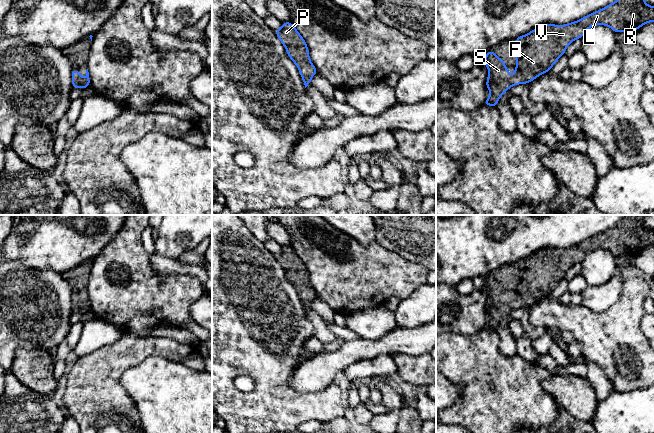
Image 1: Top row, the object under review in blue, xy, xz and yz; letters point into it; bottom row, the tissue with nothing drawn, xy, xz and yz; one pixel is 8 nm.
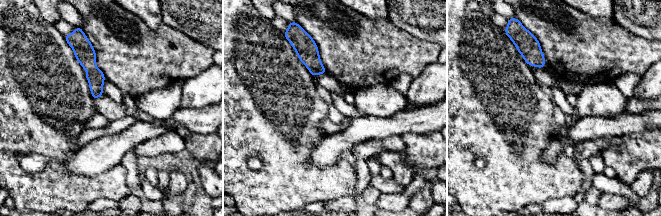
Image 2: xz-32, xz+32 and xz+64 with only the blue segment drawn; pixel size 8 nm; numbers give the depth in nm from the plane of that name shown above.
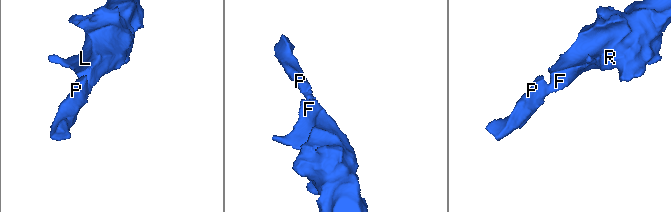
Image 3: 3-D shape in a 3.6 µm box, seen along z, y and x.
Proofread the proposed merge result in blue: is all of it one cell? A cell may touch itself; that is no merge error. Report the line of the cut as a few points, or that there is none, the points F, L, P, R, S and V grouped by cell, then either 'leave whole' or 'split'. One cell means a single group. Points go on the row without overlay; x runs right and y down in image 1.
no cut | F L P R S V | leave whole

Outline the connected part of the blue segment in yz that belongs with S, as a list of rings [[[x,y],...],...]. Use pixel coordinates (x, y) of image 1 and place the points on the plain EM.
[[[627,215],[615,226],[580,244],[566,249],[542,249],[516,262],[516,292],[512,301],[504,284],[497,281],[494,274],[486,277],[483,288],[488,291],[486,311],[491,317],[484,329],[496,331],[504,316],[512,310],[527,308],[550,296],[568,269],[581,263],[590,251],[606,249],[615,257],[635,257],[641,250],[654,245],[654,230],[646,228],[645,216]]]

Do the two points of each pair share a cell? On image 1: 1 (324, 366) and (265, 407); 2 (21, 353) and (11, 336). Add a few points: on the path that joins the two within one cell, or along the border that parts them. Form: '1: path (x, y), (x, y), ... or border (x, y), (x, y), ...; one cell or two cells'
1: border (299, 366), (288, 385), (296, 391), (314, 392); two cells
2: border (42, 348), (19, 348), (15, 352), (10, 368); two cells

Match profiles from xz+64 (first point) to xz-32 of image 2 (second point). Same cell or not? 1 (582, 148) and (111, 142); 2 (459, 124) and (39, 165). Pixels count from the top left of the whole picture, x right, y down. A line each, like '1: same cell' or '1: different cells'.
1: different cells
2: different cells

